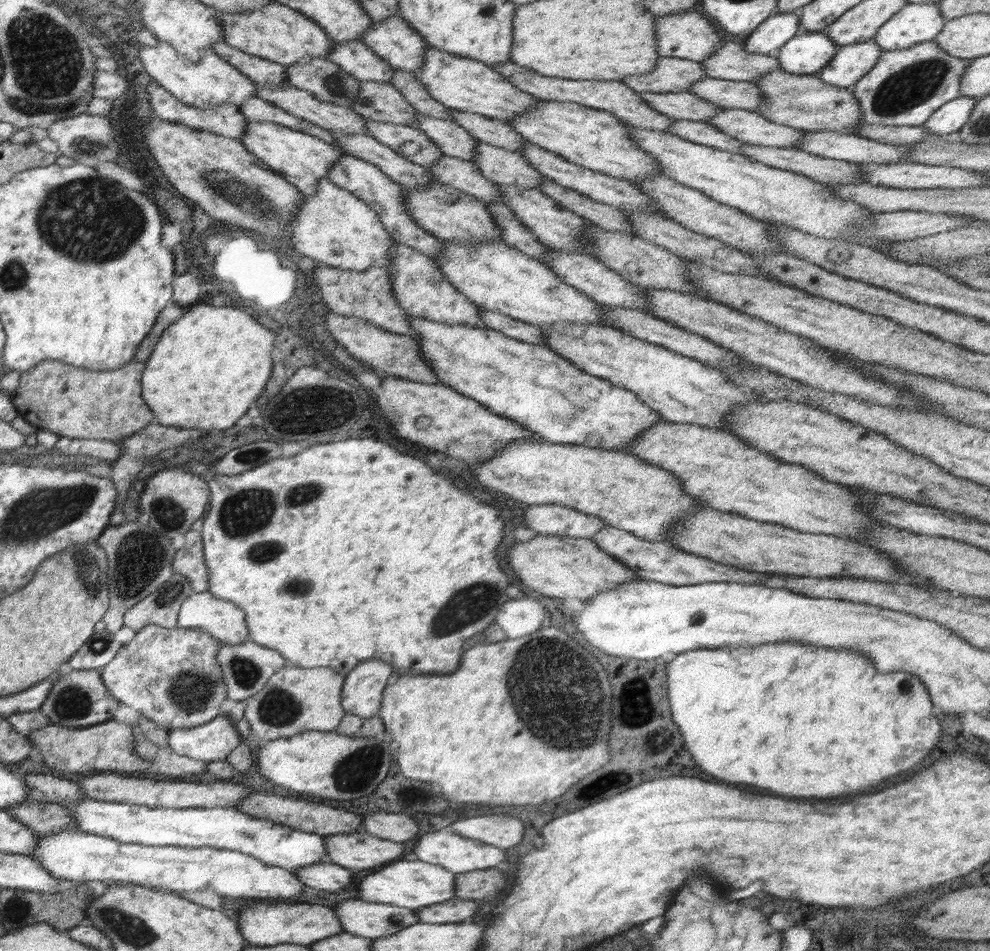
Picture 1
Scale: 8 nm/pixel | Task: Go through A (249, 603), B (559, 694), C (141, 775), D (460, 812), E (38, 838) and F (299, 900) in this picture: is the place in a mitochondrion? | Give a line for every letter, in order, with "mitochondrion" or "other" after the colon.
A: other
B: mitochondrion
C: other
D: other
E: other
F: other

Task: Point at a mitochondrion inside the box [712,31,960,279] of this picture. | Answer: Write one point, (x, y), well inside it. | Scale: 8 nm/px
(914, 83)

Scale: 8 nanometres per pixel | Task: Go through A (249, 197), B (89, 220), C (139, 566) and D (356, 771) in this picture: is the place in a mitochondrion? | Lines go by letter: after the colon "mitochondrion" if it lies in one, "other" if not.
A: mitochondrion
B: mitochondrion
C: mitochondrion
D: mitochondrion

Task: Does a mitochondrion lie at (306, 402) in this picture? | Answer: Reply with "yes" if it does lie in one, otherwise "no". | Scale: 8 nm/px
yes

